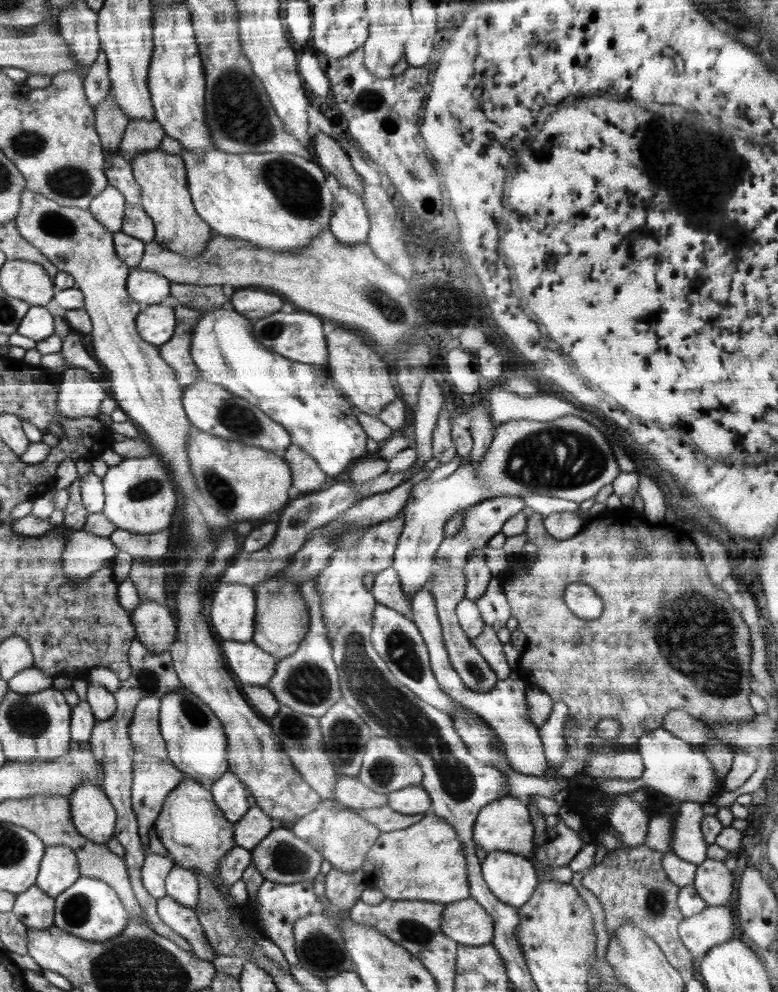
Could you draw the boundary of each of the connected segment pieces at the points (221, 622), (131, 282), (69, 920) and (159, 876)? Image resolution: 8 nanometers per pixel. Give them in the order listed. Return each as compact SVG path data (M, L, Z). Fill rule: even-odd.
M221 582L210 612L220 640L252 641L256 618L256 593L252 587Z
M132 269L127 282L130 298L144 306L171 302L170 288L169 280L160 274L137 269Z
M86 876L78 878L73 886L56 898L56 925L78 938L107 941L122 933L129 922L129 914L120 896L108 883Z
M155 853L148 854L141 871L144 889L157 899L166 896L165 881L170 875L170 870L174 868L175 862L169 856L161 856Z

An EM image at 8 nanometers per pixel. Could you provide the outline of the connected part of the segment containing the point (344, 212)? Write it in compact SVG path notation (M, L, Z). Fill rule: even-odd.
M339 184L332 194L330 232L342 244L366 243L370 219L361 197Z

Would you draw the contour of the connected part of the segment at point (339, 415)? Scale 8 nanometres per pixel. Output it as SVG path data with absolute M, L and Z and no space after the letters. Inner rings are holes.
M229 305L222 309L200 310L200 313L202 319L195 327L190 355L202 379L222 385L222 388L256 406L274 422L282 425L290 433L292 444L310 454L328 476L340 479L356 462L370 453L366 449L369 436L358 421L358 410L343 398L337 383L330 377L328 364L304 364L268 350L252 337L252 322Z

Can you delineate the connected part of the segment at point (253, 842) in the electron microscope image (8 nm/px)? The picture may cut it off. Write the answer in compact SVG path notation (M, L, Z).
M253 806L238 822L234 823L234 842L251 851L276 826L258 806Z

